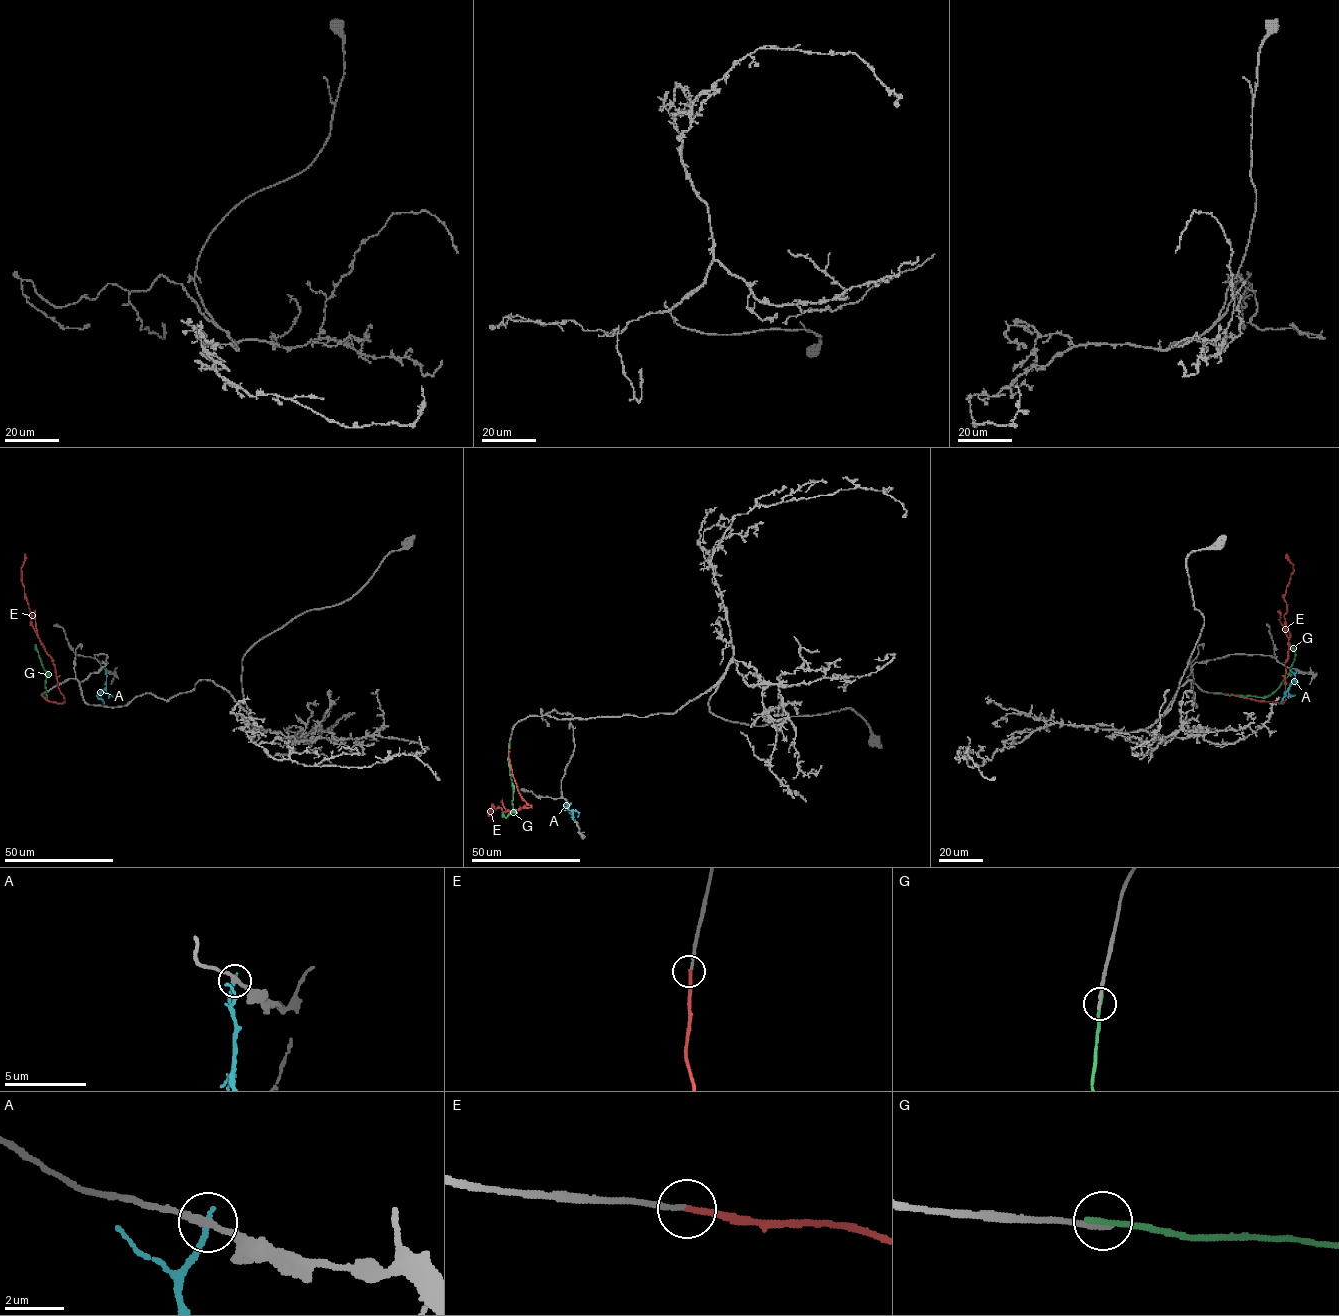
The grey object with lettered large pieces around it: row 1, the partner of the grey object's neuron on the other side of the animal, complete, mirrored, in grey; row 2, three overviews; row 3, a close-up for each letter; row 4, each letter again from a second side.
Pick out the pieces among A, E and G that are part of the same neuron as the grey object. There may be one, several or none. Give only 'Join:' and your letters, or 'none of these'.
Join: E

